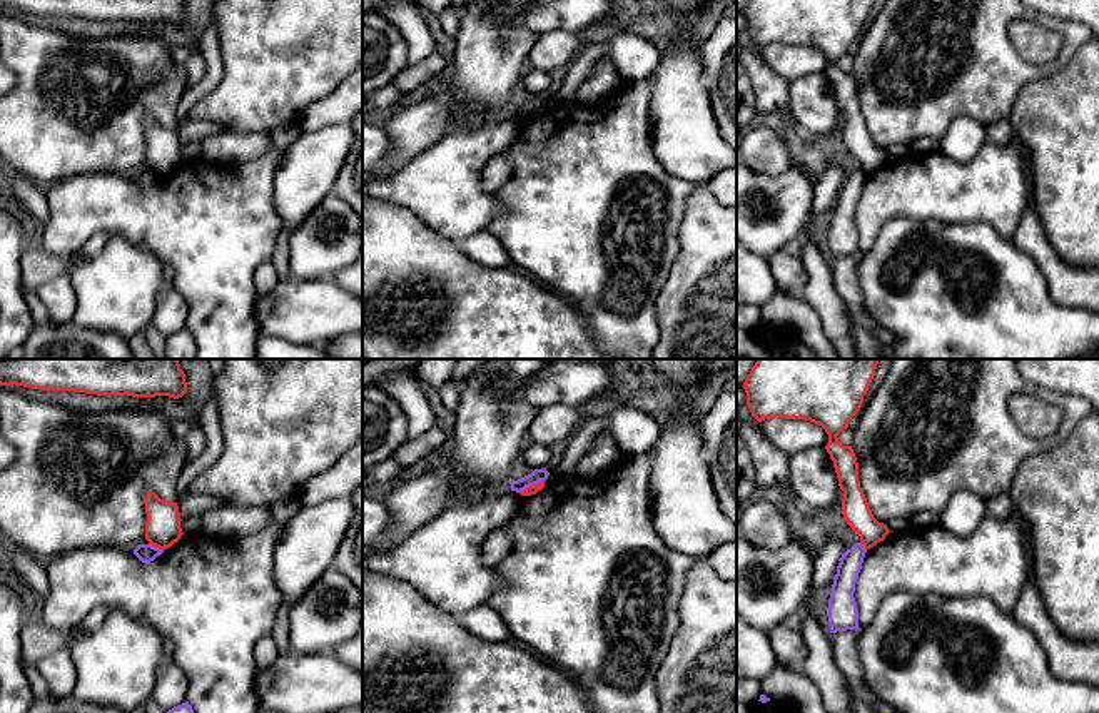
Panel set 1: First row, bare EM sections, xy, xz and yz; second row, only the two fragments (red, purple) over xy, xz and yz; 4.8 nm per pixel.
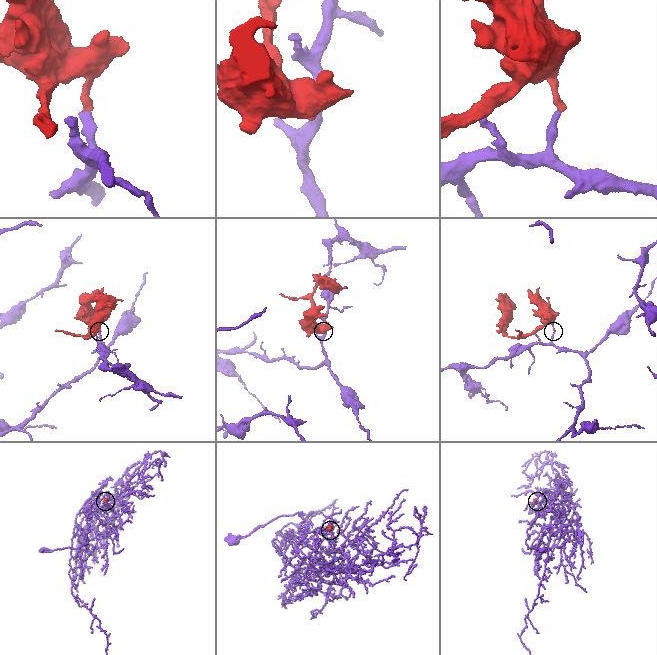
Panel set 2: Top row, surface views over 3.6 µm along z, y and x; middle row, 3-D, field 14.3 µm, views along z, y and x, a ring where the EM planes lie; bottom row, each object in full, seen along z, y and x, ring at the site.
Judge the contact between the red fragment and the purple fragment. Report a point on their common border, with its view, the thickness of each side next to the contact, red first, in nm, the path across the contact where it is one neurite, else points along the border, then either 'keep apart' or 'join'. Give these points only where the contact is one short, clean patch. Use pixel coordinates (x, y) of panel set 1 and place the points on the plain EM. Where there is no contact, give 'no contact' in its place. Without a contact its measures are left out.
xz (531, 112) | 50/70 nm | along xz (543, 106), (520, 119) | keep apart

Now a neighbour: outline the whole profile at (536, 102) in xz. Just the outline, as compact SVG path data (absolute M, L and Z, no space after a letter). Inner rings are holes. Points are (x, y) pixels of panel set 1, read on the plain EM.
M534 95L531 100L518 105L518 107L511 107L511 117L521 119L529 112L534 112L541 107L546 107L550 102L550 99L546 95Z

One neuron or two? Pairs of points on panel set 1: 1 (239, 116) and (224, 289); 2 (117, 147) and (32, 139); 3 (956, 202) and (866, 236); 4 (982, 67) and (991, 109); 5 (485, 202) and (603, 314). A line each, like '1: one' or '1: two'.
1: two
2: one
3: one
4: one
5: two

